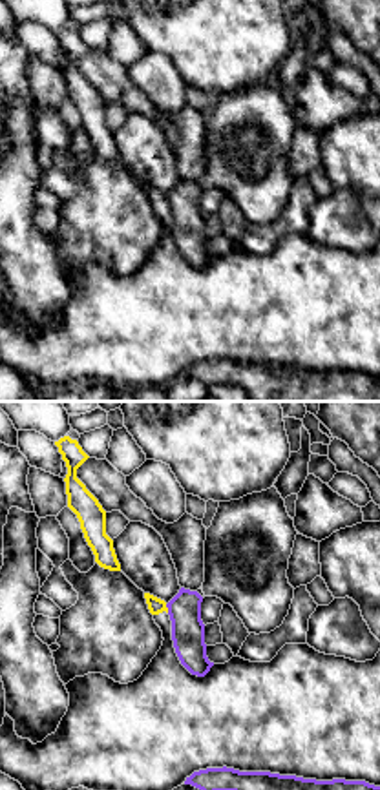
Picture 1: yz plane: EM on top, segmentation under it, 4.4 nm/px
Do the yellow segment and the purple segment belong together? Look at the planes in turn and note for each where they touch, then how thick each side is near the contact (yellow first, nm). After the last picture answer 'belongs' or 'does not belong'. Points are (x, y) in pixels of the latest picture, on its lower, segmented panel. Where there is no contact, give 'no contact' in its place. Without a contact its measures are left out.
(167, 608) | 70/140 nm

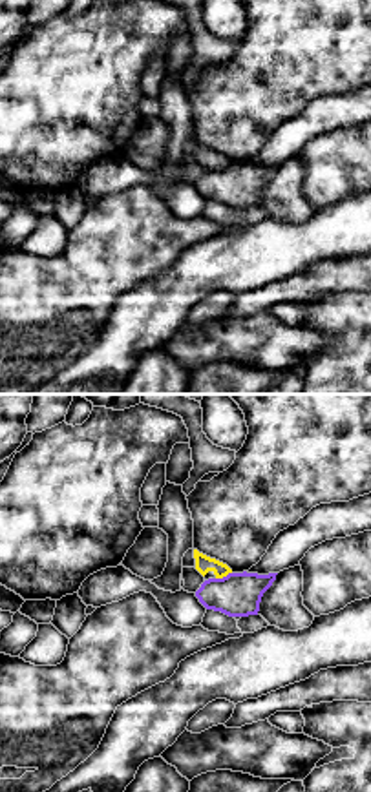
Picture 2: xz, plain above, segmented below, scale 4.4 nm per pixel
(223, 575) | 80/190 nm

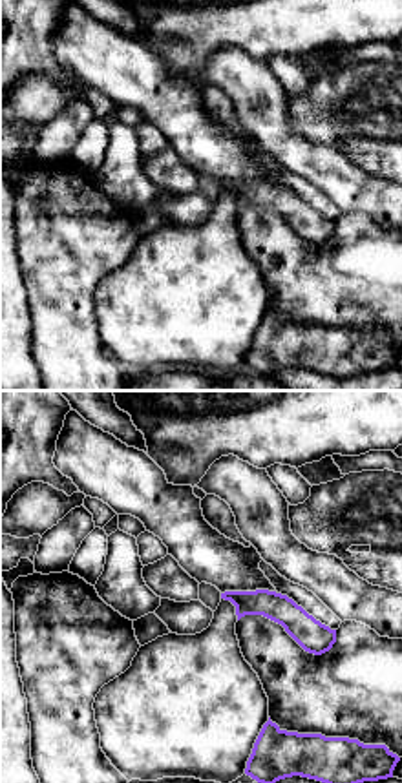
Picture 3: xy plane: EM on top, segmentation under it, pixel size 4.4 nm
no contact

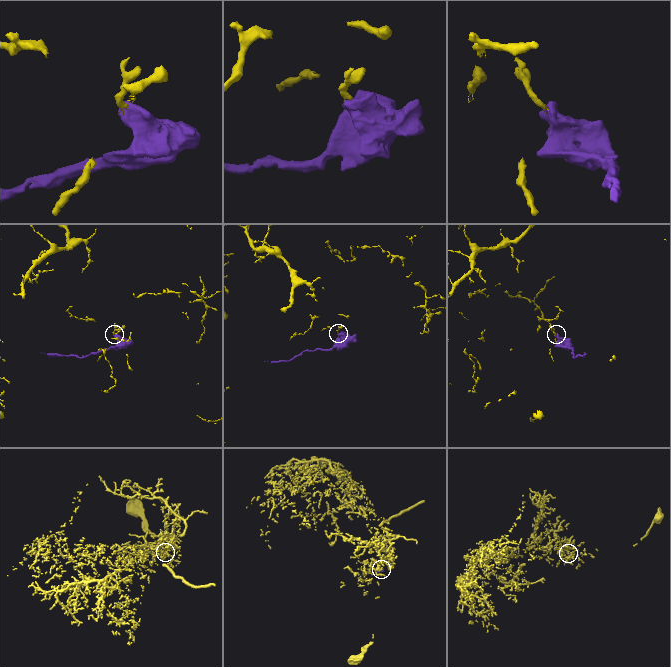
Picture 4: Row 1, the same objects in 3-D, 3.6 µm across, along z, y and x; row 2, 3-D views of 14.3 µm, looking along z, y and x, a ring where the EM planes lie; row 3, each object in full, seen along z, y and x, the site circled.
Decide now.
does not belong

